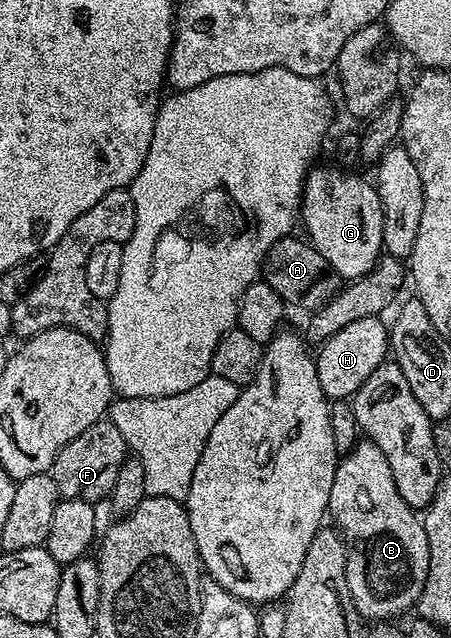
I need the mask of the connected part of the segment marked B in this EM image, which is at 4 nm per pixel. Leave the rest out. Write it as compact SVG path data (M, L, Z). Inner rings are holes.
M367 438L358 439L355 447L338 459L335 482L331 482L328 515L345 540L347 588L358 617L365 622L393 622L408 608L410 611L416 605L419 594L423 594L423 586L427 582L427 534L422 517L414 508L407 506L403 498L399 498L391 466L387 466L387 458L383 458L383 450L379 450L375 442Z

